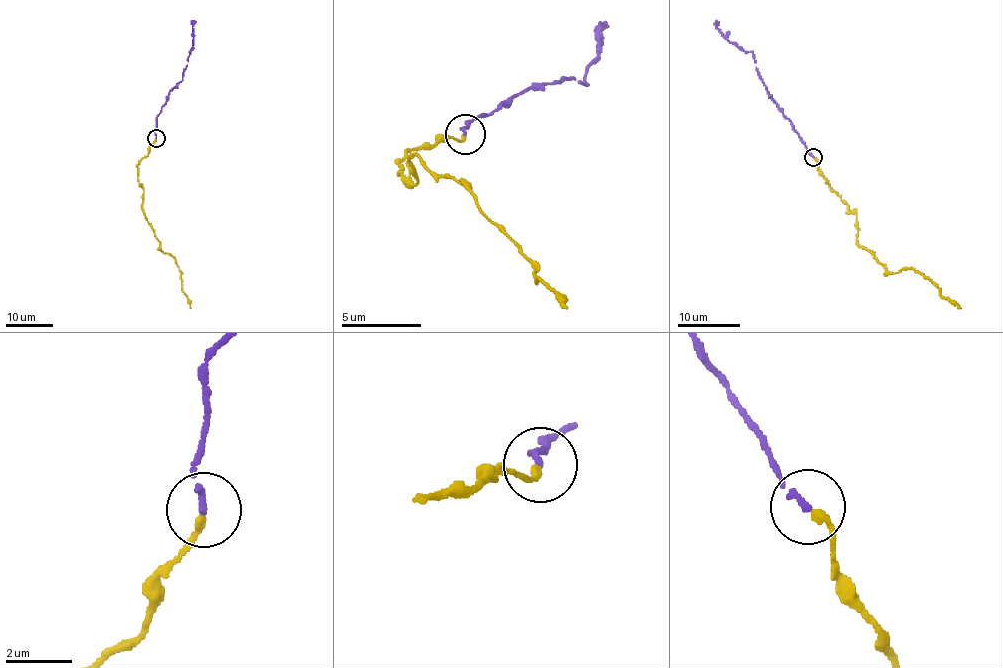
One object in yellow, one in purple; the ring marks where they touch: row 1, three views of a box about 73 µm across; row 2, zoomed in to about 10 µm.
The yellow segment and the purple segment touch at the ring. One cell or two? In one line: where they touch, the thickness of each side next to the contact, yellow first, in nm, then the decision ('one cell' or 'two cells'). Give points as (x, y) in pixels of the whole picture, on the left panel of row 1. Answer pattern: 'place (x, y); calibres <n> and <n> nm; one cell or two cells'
place (156, 138); calibres 200 and 180 nm; one cell

